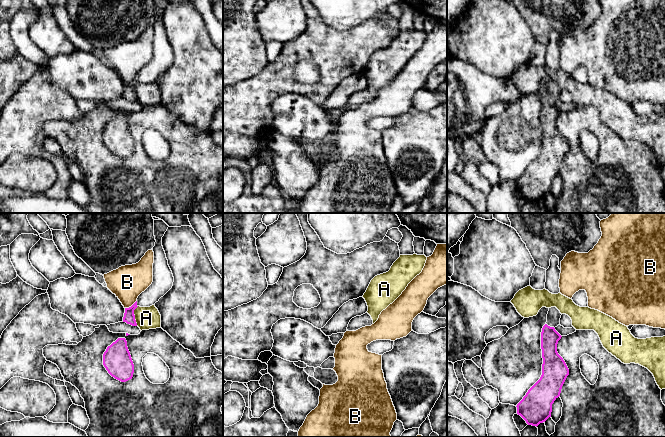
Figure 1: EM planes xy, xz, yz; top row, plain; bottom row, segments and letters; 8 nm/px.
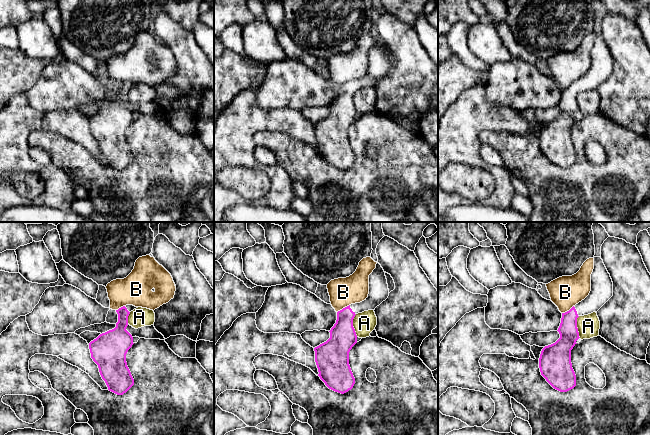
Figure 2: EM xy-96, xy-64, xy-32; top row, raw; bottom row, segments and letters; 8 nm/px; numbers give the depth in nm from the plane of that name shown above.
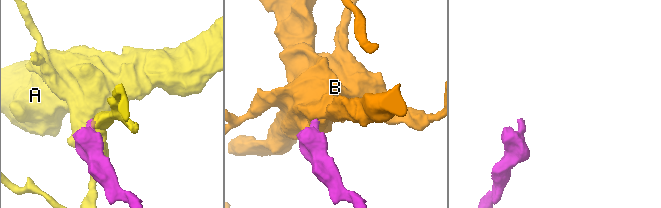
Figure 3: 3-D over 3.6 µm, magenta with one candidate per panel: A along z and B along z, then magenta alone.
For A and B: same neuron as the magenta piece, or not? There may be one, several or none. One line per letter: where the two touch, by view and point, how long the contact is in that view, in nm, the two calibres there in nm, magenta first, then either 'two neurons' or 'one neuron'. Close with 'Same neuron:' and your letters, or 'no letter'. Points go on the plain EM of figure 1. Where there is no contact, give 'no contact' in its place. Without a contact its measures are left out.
A: xy (134, 92) | 160 nm | 90/180 nm | two neurons
B: xy (131, 82) | 120 nm | 90/280 nm | two neurons
Same neuron: no letter

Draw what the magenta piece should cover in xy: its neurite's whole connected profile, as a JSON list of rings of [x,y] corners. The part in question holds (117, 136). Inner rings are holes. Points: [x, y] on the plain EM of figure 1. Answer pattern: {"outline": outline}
{"outline": [[[118,114],[103,130],[103,141],[115,155],[126,158],[133,153],[134,140],[125,114]]]}

